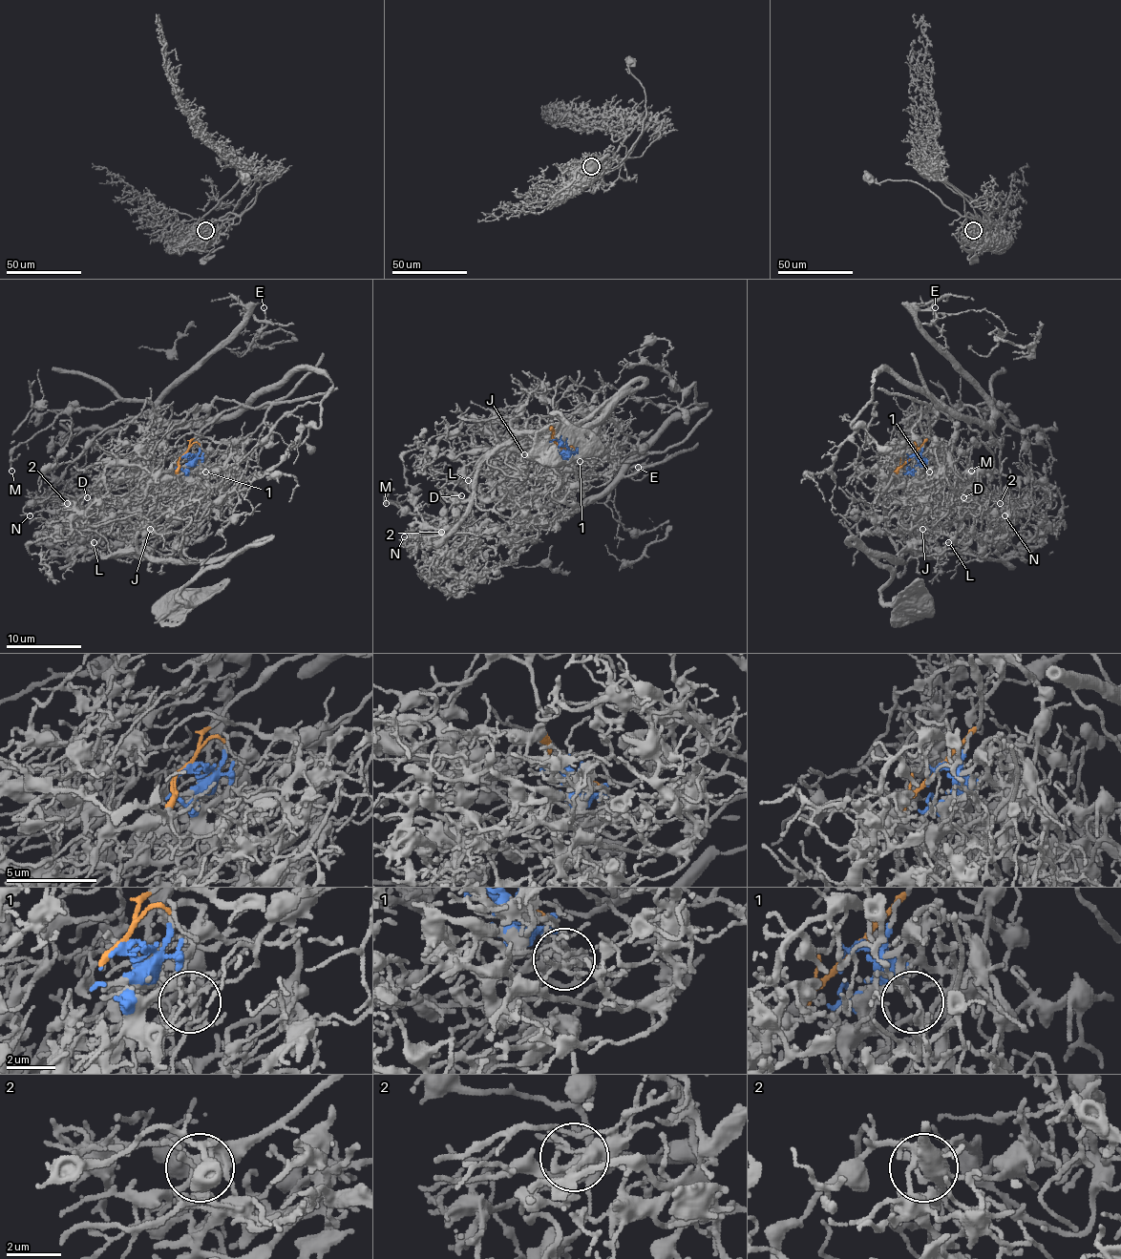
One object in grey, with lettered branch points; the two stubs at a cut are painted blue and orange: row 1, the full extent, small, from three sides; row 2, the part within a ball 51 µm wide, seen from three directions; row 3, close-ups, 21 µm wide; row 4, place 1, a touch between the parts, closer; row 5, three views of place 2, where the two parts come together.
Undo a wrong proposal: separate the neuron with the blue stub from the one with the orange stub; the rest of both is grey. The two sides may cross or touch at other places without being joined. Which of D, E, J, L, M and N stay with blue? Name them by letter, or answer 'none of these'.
D, J, L

